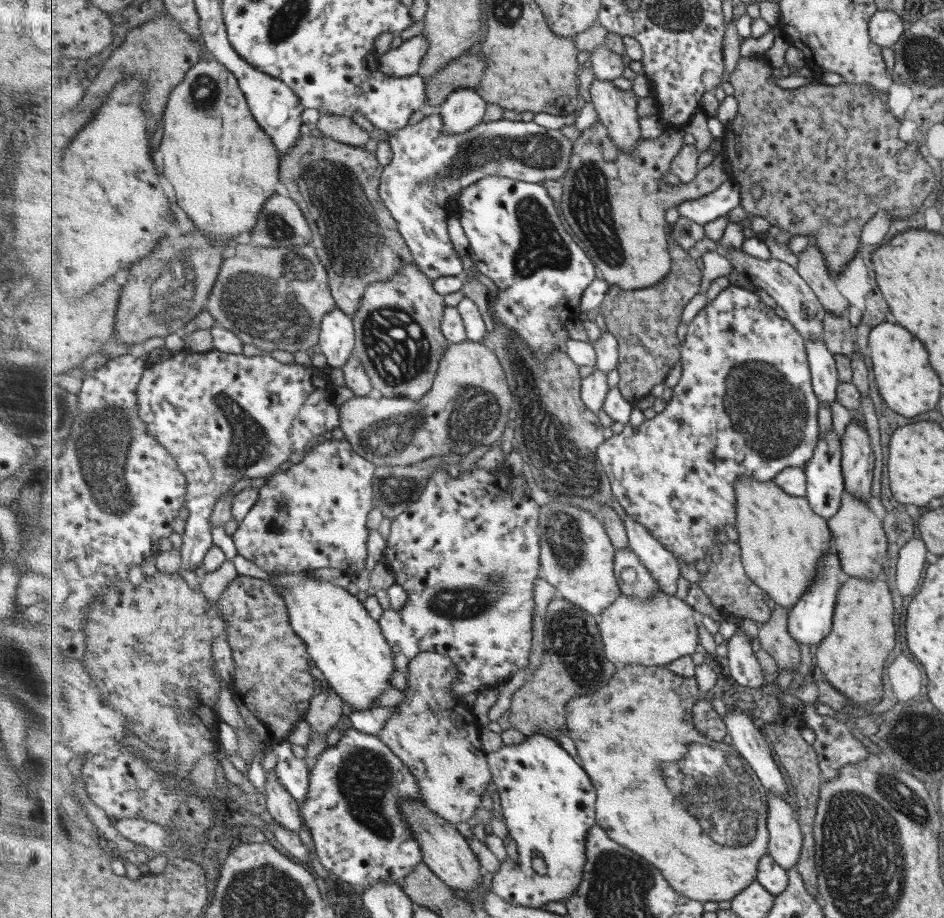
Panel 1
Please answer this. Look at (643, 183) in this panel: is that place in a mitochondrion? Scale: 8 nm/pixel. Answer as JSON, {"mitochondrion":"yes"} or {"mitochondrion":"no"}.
{"mitochondrion":"no"}

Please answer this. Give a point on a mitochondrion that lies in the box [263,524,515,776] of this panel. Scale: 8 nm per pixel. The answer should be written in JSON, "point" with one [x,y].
{"point":[469,602]}

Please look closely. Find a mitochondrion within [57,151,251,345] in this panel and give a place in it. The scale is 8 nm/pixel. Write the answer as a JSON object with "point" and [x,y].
{"point":[184,273]}

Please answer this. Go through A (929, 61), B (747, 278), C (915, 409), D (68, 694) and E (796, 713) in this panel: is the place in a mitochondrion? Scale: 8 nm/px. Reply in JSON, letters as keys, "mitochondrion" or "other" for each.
{"A":"mitochondrion","B":"other","C":"other","D":"mitochondrion","E":"other"}

